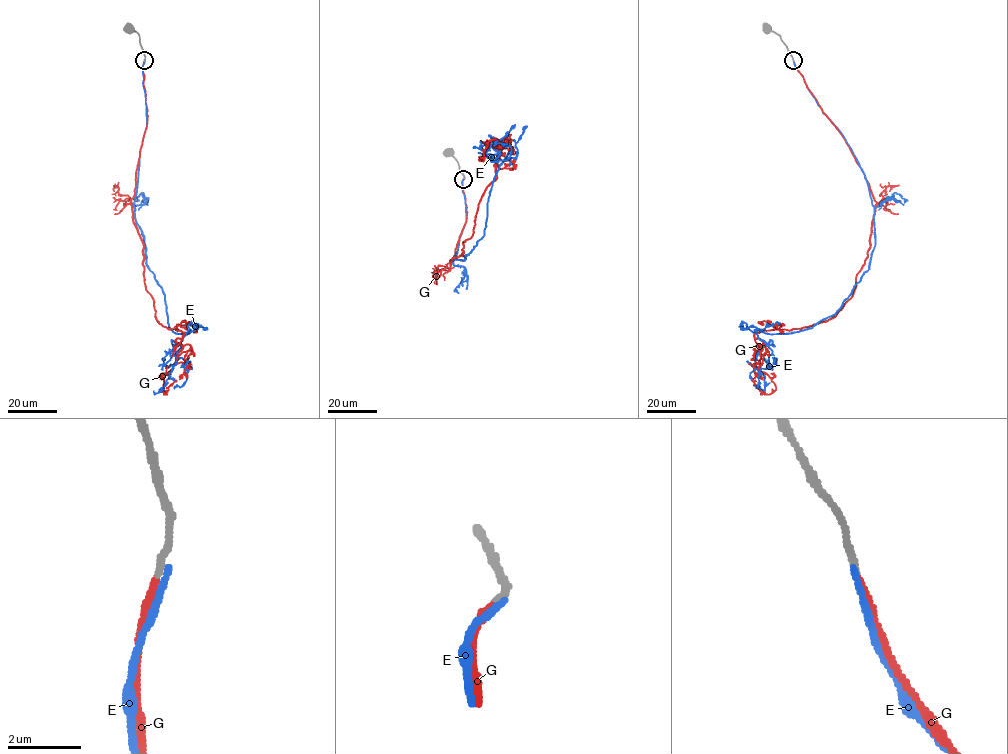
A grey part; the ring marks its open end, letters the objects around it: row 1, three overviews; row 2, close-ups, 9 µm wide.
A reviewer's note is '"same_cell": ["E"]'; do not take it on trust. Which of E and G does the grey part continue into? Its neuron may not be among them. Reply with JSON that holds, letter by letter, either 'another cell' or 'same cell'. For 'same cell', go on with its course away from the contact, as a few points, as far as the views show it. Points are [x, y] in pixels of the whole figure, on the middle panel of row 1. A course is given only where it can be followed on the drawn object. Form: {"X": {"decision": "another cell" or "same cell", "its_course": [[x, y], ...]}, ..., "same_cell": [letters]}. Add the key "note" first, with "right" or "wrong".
{"note": "wrong", "E": {"decision": "another cell"}, "G": {"decision": "same cell", "its_course": [[464, 178], [467, 219], [450, 262], [463, 255], [482, 194], [496, 177], [503, 140], [483, 161], [494, 137]]}, "same_cell": ["G"]}

